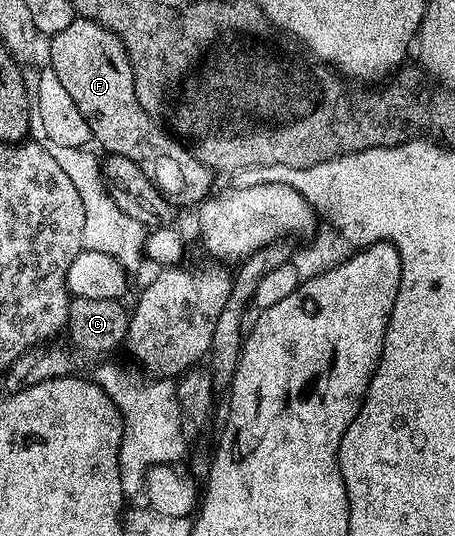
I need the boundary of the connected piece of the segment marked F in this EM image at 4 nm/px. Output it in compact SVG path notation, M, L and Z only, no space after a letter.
M76 16L73 17L72 23L68 27L62 28L62 32L51 35L49 42L52 43L48 46L47 65L54 72L54 76L58 76L58 80L62 80L62 88L66 88L66 92L70 92L70 100L74 100L74 104L78 108L78 112L82 112L86 124L90 124L93 139L97 143L100 141L109 155L124 156L128 160L132 160L134 164L138 164L142 172L156 183L157 189L177 207L195 207L213 193L213 171L209 170L207 166L203 166L183 142L172 137L165 127L147 114L142 108L142 104L138 102L138 96L134 92L132 65L128 59L124 41L113 30L107 30L102 24L89 18Z

